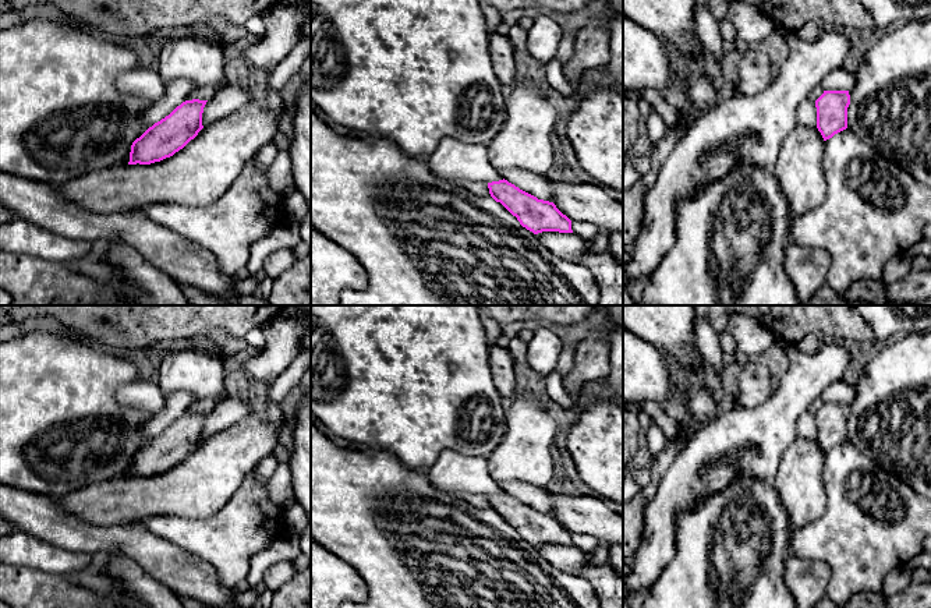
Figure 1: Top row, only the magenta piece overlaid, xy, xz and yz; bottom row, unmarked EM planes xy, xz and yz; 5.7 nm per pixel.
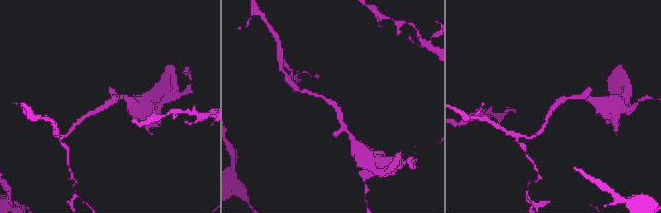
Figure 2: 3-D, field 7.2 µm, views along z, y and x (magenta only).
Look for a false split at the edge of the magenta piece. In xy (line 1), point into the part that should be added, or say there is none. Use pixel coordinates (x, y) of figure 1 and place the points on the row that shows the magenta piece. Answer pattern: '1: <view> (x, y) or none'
1: none

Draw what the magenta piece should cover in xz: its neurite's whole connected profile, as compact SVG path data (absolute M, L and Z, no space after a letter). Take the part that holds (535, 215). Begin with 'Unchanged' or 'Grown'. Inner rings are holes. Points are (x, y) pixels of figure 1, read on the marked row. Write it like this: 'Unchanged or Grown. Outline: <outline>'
Unchanged. Outline: M505 178L488 183L488 188L491 197L534 234L542 231L573 233L571 220L553 202L538 199Z

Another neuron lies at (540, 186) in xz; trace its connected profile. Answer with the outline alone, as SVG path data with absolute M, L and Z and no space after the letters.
M499 169L500 176L520 190L537 197L538 199L553 202L553 181L546 176L534 174L523 169Z

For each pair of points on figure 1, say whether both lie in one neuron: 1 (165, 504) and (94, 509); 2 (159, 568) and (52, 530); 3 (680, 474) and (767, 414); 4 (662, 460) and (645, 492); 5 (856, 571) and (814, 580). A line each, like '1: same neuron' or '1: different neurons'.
1: same neuron
2: same neuron
3: same neuron
4: same neuron
5: different neurons

